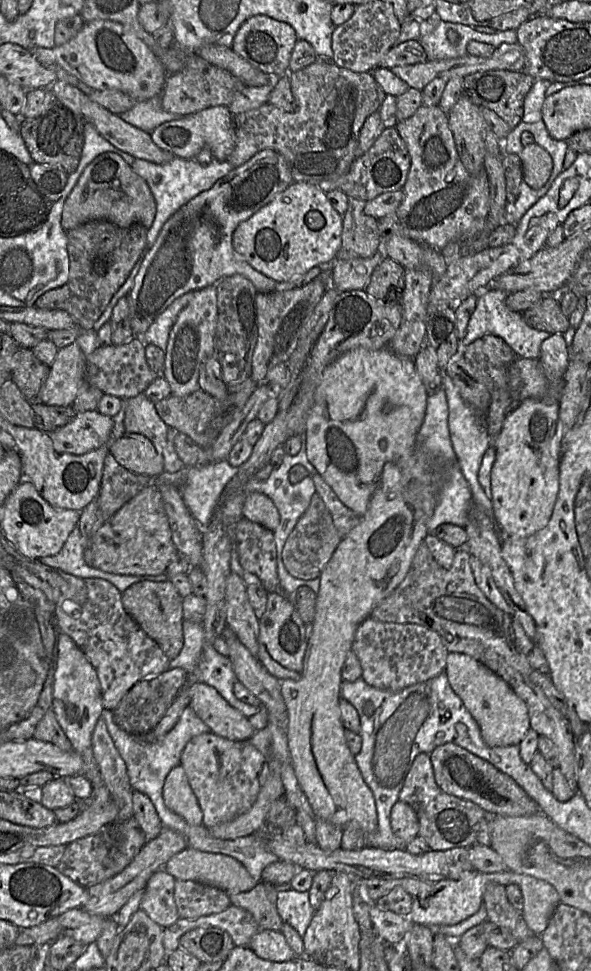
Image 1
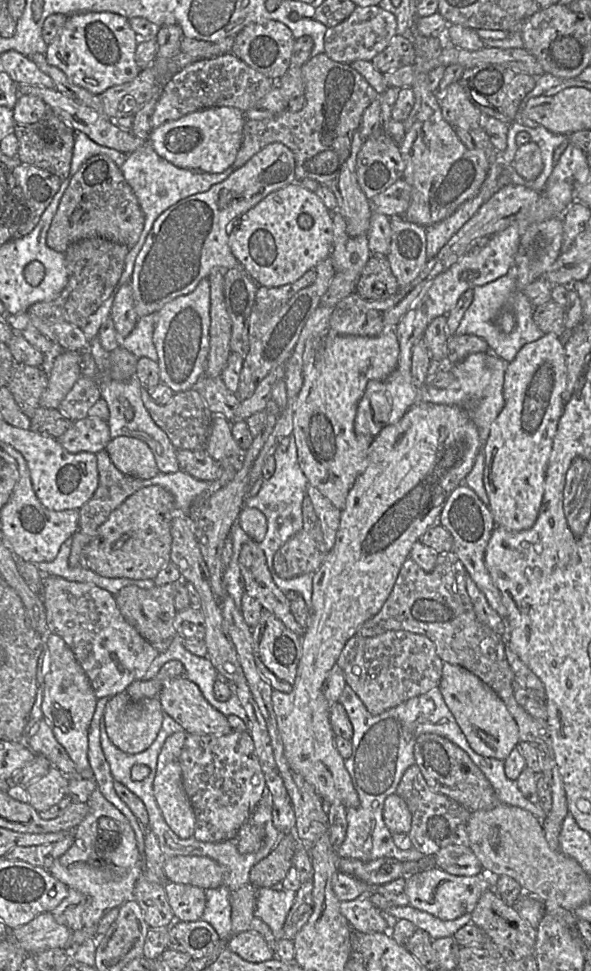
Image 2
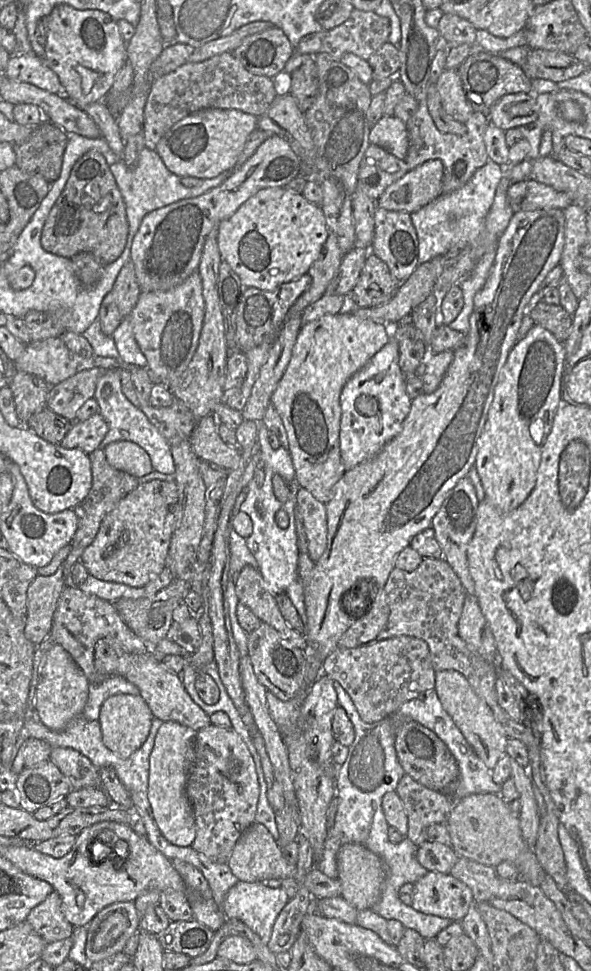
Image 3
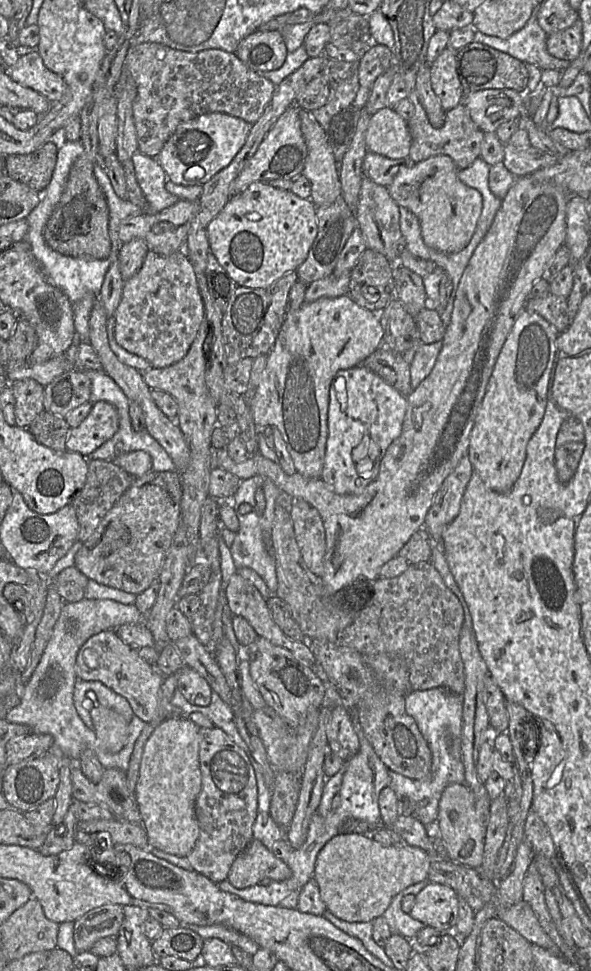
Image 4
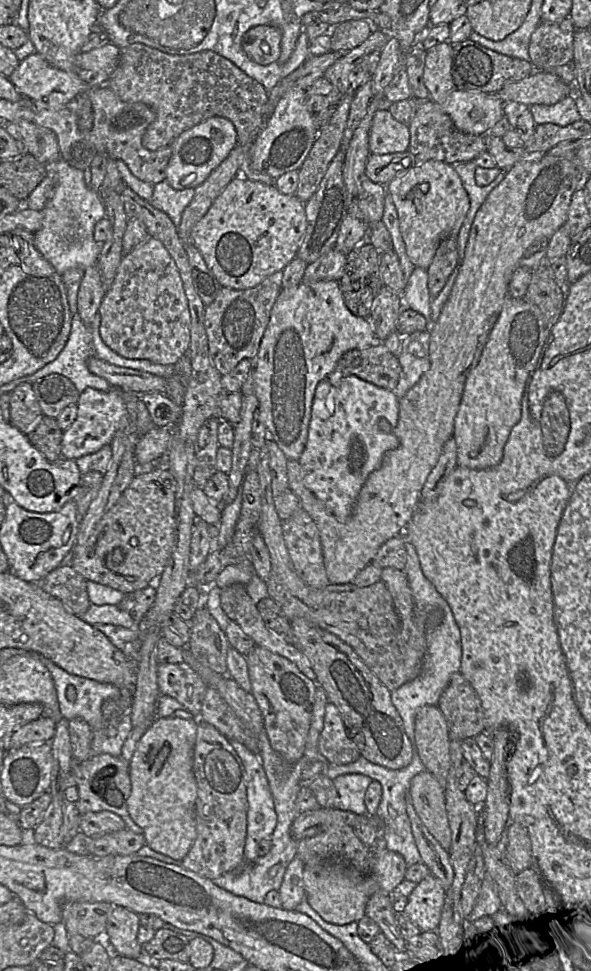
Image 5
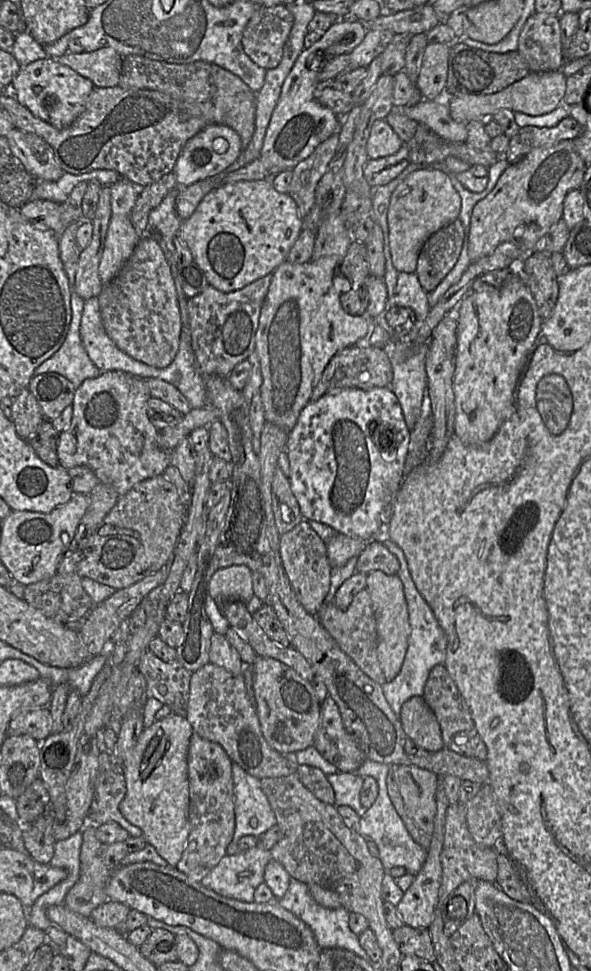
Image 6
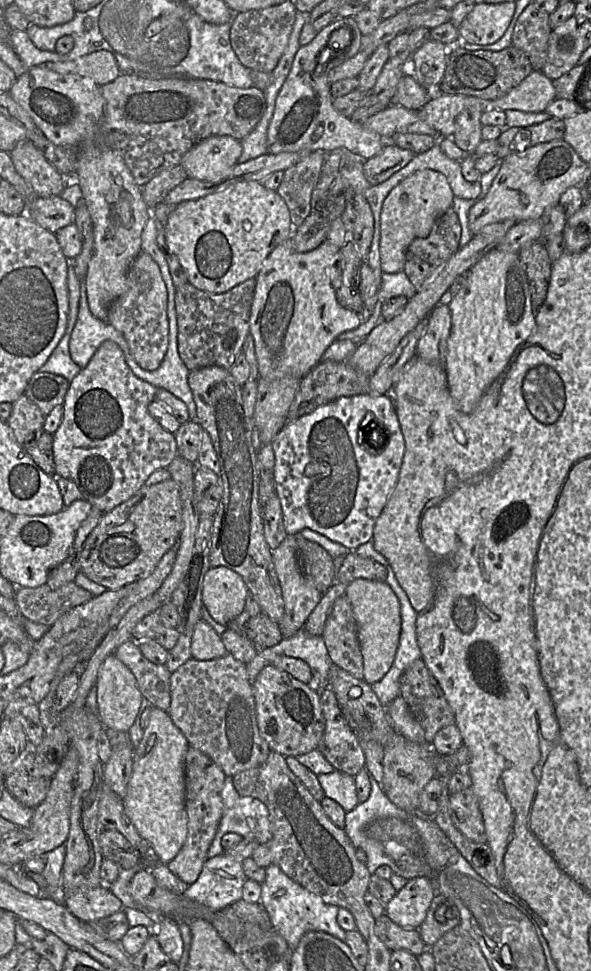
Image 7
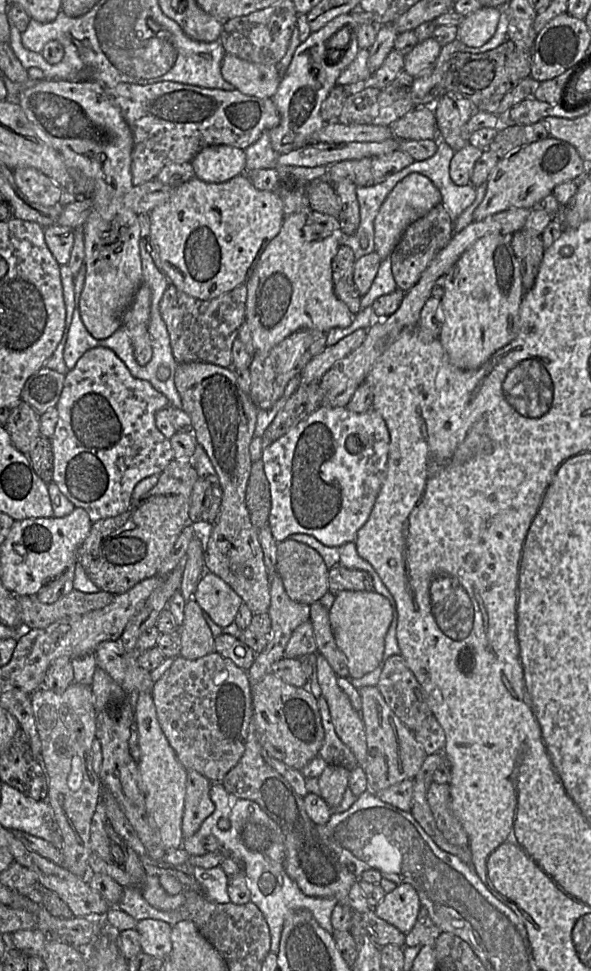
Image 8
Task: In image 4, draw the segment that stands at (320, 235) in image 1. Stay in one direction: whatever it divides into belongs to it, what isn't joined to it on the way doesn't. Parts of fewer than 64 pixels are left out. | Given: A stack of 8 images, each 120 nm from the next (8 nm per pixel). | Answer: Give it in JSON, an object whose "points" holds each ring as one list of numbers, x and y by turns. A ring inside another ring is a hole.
{"points":[[257,181,229,198,209,223,207,235,213,254,229,276,242,287,266,288,306,260,318,232,316,205,290,190]]}

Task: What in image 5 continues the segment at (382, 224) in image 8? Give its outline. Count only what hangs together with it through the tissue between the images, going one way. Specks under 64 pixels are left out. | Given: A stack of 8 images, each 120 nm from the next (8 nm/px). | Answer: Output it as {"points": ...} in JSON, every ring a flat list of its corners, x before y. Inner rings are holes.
{"points":[[438,160,418,162,387,185,394,203,406,254,416,268,427,269,444,238,455,236,459,252,458,232,470,210,470,199,453,165]]}

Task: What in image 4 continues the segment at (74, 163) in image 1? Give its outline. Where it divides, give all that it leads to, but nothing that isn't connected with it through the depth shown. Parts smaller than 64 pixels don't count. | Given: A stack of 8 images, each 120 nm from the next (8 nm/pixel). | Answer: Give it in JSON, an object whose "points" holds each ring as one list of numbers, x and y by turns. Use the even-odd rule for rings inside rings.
{"points":[[49,140,31,153,5,157,3,173,34,190,43,191,51,181,57,155,56,142]]}

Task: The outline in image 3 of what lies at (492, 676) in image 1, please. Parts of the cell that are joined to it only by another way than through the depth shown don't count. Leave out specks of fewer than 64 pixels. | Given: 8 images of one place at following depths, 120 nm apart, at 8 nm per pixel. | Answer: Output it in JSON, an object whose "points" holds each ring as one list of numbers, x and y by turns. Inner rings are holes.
{"points":[[455,670,436,672,434,690,443,708,451,716,478,757,489,769,493,770,506,751,509,737,490,707,475,693,467,679]]}

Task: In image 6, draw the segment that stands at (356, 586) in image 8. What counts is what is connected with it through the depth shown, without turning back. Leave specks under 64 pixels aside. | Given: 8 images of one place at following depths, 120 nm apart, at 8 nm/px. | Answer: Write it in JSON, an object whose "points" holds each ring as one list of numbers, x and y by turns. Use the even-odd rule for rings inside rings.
{"points":[[379,539,371,540,364,550,356,557,356,572,368,574,382,571,386,575,397,575,399,562,390,553,386,543]]}

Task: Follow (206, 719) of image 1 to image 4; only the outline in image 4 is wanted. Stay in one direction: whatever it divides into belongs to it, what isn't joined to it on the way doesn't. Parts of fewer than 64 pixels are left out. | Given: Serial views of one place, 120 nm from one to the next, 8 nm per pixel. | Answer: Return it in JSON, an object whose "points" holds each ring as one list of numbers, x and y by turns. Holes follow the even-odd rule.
{"points":[[103,630,91,636,79,649,75,661,77,679,100,681,105,686,125,697,132,711,142,721,163,721,170,716,182,716,174,710,162,711,159,701,160,687,165,679,155,665,146,662,138,654,138,649,124,643,114,630]]}

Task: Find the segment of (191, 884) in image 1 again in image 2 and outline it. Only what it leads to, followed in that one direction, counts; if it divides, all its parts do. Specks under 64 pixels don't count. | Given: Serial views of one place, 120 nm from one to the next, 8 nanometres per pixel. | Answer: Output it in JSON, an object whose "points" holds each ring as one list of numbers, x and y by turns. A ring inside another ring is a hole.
{"points":[[166,882,165,893,175,921,202,920,207,901,204,889,188,884]]}

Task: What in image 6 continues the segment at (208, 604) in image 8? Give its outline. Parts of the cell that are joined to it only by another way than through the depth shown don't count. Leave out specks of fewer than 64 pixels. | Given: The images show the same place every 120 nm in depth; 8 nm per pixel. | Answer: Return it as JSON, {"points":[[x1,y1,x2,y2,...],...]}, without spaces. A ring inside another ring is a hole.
{"points":[[231,565,215,571,208,584,208,595,218,605,227,601,247,603,252,596,252,571,245,565]]}

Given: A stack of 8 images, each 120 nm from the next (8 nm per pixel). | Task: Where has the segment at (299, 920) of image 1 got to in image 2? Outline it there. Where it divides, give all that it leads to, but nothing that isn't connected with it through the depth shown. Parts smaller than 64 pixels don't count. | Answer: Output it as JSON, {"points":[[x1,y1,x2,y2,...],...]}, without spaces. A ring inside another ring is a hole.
{"points":[[258,888,255,915,269,926,277,940,283,938,283,926,295,895,292,890]]}

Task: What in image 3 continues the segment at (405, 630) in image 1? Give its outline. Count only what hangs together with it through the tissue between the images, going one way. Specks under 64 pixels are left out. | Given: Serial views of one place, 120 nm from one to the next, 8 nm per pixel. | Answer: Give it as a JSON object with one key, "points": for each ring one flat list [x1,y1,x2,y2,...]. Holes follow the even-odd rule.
{"points":[[397,636,356,648,336,648,324,660,322,675,346,690,366,723,375,723,395,714,403,703,434,689,436,679,428,644,411,636]]}

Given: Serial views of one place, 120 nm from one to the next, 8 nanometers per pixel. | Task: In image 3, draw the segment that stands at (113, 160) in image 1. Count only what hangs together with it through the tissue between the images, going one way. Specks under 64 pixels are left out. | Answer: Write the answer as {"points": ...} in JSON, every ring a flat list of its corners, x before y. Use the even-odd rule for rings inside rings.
{"points":[[89,150,73,165,64,190,51,208,42,229,41,246,66,258,89,252,108,264,122,254,128,233,125,203,110,166,99,151]]}

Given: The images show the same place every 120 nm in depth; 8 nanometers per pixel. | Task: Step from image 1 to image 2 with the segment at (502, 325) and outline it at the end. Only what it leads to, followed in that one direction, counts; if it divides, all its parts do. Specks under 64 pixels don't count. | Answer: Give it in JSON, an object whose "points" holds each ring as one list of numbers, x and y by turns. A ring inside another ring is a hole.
{"points":[[513,270,485,285,476,286,472,290,474,293,472,303,465,312,455,334,470,334,482,338,488,343,491,352,507,362,511,362,524,345,545,335,533,320,535,307,532,306,522,290,517,287],[503,310,510,310,516,319,515,328,508,334,503,333,496,325,496,319]]}

